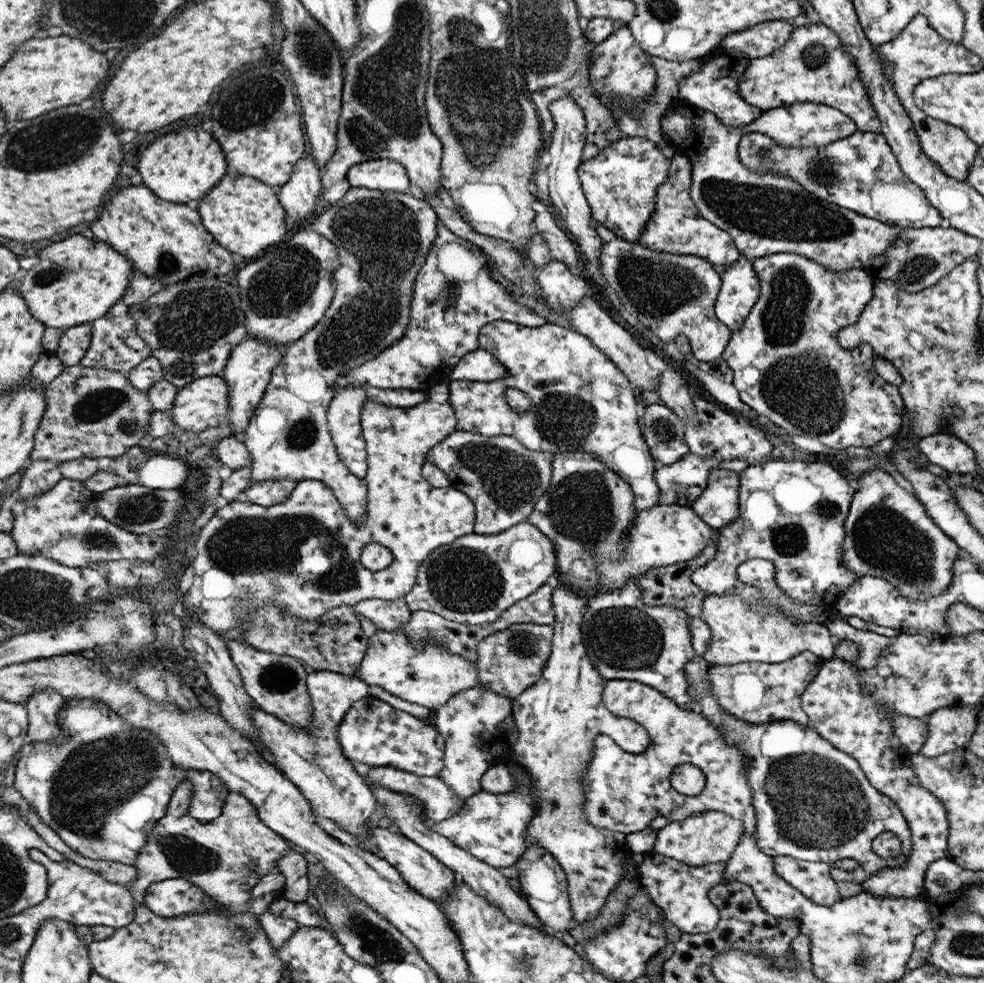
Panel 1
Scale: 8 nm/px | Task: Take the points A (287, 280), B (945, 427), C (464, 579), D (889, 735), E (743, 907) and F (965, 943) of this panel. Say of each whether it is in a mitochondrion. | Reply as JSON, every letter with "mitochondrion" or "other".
{"A":"mitochondrion","B":"other","C":"mitochondrion","D":"other","E":"other","F":"mitochondrion"}

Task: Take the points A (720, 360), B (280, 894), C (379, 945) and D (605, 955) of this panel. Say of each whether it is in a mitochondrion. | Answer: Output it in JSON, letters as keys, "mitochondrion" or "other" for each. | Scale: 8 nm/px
{"A":"other","B":"other","C":"mitochondrion","D":"other"}

